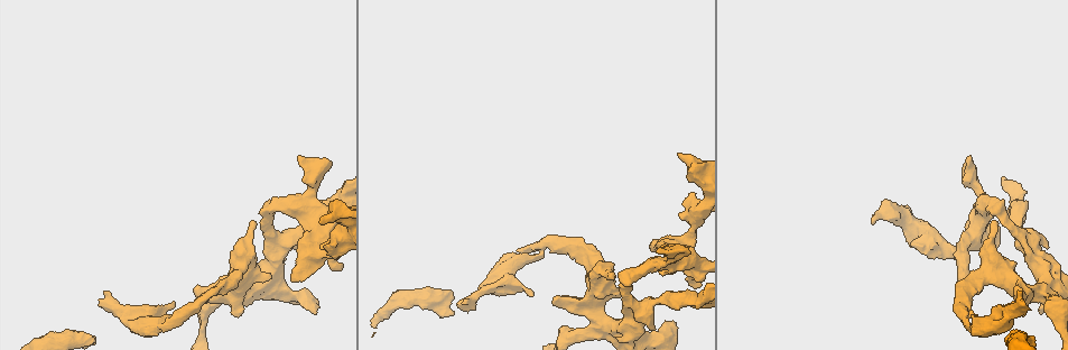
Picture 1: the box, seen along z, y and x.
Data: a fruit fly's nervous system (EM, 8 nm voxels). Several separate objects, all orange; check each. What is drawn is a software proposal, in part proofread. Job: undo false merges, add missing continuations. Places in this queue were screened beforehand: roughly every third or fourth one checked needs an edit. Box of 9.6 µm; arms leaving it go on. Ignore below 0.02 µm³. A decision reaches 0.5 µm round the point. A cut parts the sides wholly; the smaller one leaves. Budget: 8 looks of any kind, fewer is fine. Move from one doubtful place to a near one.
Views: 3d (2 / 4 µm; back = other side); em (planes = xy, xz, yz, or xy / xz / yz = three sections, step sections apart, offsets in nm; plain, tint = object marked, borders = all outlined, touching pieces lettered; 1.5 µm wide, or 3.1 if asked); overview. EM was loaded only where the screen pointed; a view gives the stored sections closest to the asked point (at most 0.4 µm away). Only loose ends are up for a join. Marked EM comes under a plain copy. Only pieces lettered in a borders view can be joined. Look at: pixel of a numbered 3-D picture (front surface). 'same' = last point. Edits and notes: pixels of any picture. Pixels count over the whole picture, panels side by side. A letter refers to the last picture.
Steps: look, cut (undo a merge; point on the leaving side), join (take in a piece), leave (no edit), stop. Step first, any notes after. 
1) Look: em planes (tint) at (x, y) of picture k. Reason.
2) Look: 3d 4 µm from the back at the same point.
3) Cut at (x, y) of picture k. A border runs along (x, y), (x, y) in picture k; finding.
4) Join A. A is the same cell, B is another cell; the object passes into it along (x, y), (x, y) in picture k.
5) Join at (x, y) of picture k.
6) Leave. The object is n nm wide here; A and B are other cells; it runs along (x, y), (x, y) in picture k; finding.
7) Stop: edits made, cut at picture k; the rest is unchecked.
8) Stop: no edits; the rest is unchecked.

Look: 3d 4 µm at (327, 205) of picture 1. Branch stops here.

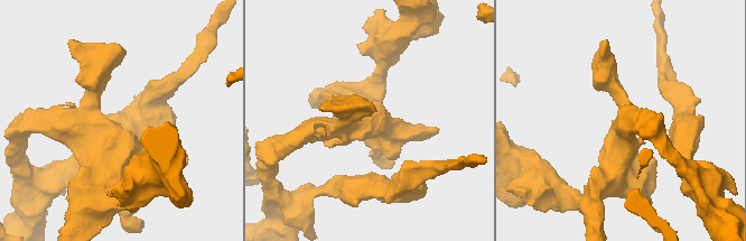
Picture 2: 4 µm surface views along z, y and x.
Look: em planes (borders) at (120, 124) of picture 2. Shape alone is not enough.

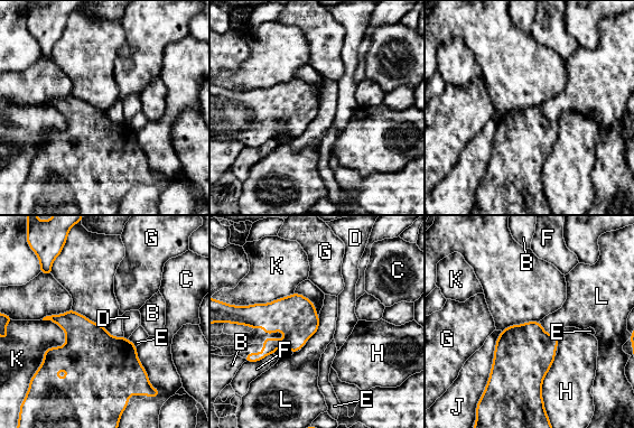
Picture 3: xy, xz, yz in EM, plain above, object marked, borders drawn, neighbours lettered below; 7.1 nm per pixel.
Leave. The longest contact is with J, 400 nm; B, C, D, E, F, G, H, J, K and L are other cells; a border runs along (319, 317), (317, 329), (307, 340) in picture 3; none of them fits.

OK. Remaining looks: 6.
Look: em planes (borders) at (1022, 316) of picture 1. An open end.

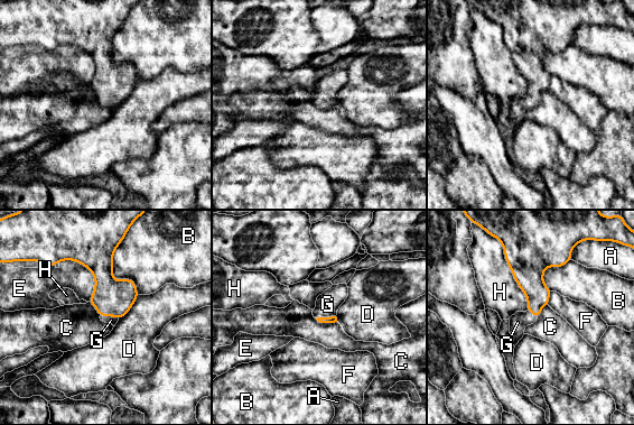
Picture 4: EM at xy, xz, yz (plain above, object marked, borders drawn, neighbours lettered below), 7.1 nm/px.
Join G. G is the same cell, A, B, C, D, E, F and H are other cells; the object passes into it along (335, 319), (325, 317), (327, 304) in picture 4; it goes on there.

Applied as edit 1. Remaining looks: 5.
Look: em planes (borders) at (1022, 292) of picture 1. Branch stops here.

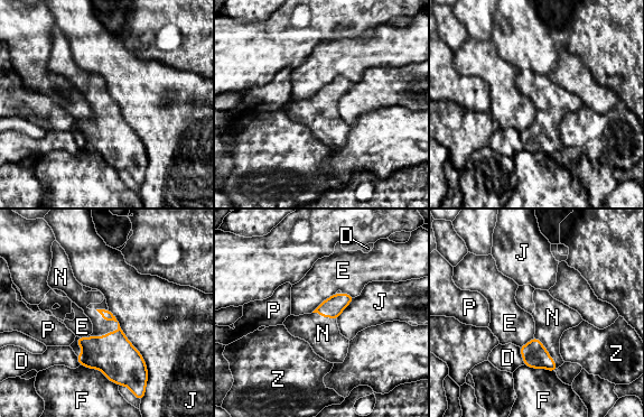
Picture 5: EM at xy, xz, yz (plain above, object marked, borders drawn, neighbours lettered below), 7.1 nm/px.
Join N. The longest contact is with J, 550 nm; N is the same cell, D, E, F, J, P and Z are other cells; the object passes into it along (113, 354), (105, 334), (101, 327) in picture 5; it goes on there.

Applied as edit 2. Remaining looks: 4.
Stop: edits made, join at picture 4, join at picture 5; the rest is unchecked.

